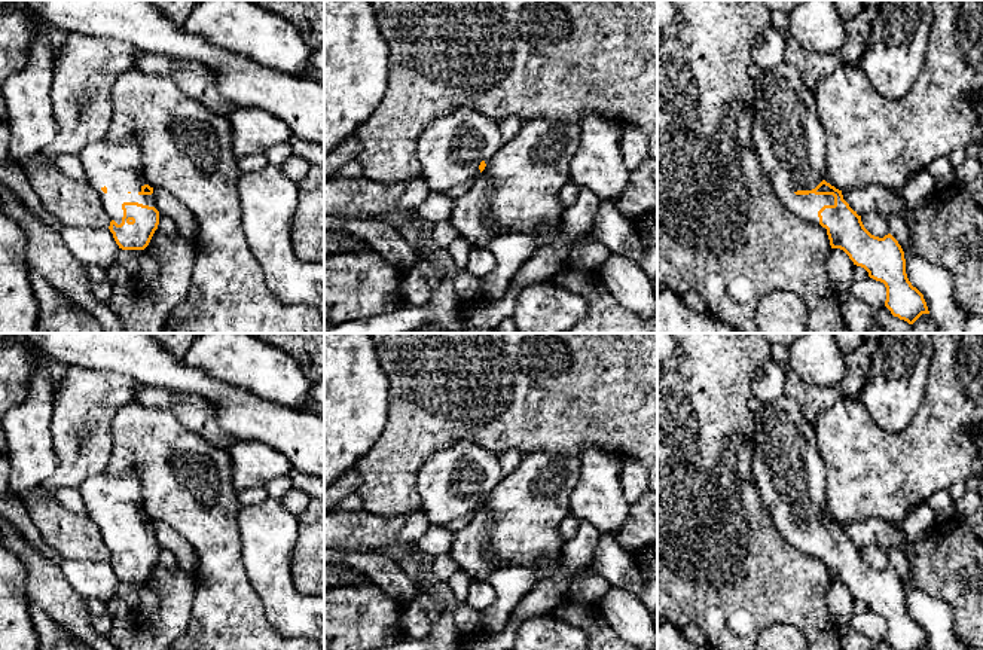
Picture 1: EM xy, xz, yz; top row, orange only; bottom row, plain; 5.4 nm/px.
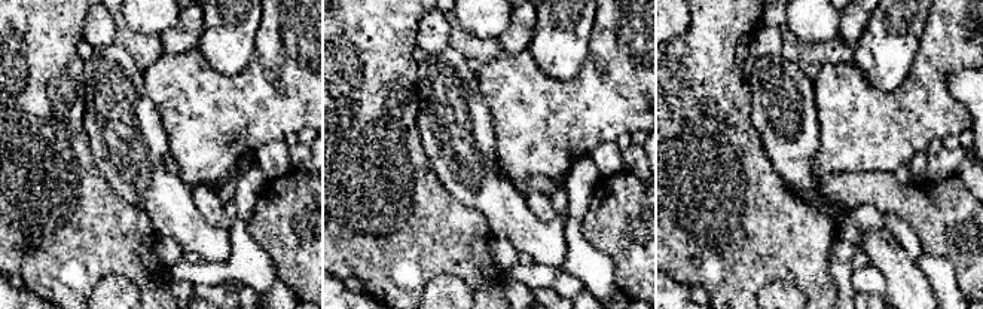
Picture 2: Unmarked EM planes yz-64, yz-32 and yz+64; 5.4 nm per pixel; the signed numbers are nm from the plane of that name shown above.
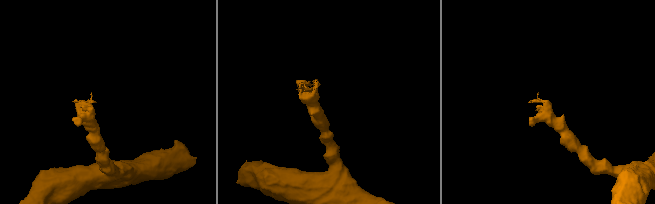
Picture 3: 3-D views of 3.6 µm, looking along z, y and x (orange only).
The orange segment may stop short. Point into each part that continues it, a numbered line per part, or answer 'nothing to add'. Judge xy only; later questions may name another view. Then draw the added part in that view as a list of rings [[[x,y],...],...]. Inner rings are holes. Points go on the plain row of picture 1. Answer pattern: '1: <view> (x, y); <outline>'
1: xy (116, 499); [[[103,470],[83,480],[79,486],[79,492],[85,503],[85,512],[98,525],[110,555],[115,553],[117,558],[122,556],[123,535],[138,535],[156,541],[153,527],[140,527],[147,515],[141,504],[141,482],[132,472],[126,472],[122,476],[110,476]]]

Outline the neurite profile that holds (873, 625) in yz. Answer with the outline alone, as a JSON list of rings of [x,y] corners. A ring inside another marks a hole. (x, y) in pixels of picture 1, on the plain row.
[[[873,611],[866,613],[852,613],[849,619],[849,628],[858,631],[868,638],[885,638],[886,634],[886,620],[883,616],[876,614]]]

